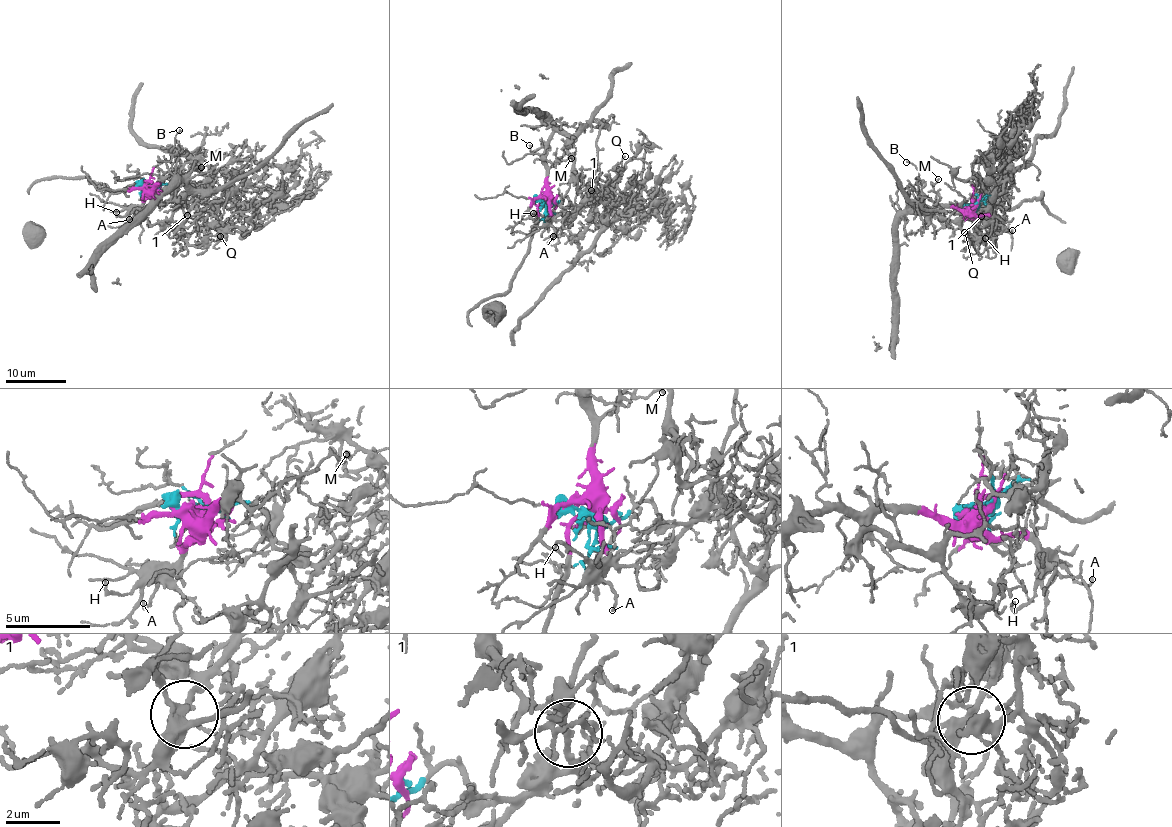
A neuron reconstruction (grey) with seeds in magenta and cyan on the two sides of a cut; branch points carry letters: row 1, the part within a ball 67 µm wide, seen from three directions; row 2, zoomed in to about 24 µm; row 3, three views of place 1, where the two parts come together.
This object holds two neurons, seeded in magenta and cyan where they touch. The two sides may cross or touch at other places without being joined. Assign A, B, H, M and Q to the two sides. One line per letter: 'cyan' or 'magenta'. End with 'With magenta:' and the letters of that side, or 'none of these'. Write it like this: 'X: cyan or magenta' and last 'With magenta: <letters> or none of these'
A: magenta
B: magenta
H: magenta
M: magenta
Q: cyan
With magenta: A, B, H, M

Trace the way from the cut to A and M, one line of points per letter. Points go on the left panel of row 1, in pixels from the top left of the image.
A: (149, 187), (147, 196), (129, 219)
M: (149, 187), (152, 190), (162, 181), (169, 185), (201, 166)

